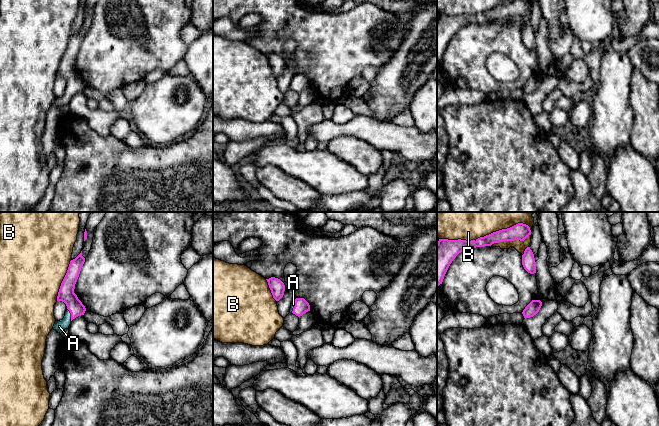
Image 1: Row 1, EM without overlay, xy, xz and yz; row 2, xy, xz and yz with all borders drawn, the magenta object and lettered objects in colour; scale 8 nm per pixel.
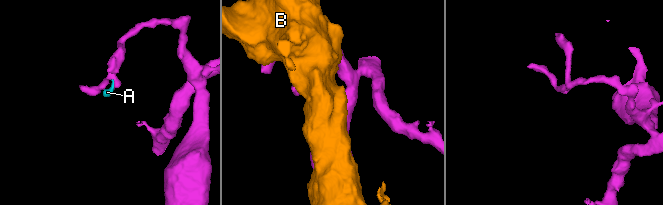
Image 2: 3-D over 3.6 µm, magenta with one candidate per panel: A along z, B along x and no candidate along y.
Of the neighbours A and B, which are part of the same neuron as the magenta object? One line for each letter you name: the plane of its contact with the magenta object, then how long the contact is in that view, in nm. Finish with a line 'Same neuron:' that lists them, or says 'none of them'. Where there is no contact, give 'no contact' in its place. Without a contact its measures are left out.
A: contact in xy; length 110 nm
Same neuron: A

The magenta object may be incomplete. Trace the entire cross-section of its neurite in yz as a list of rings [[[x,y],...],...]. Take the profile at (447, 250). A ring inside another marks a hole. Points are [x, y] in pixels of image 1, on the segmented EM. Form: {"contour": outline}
{"contour": [[[518,223],[510,228],[493,232],[476,240],[448,240],[439,239],[437,243],[437,286],[442,284],[444,276],[456,256],[464,250],[476,247],[491,246],[503,241],[524,241],[531,235],[530,227]]]}

